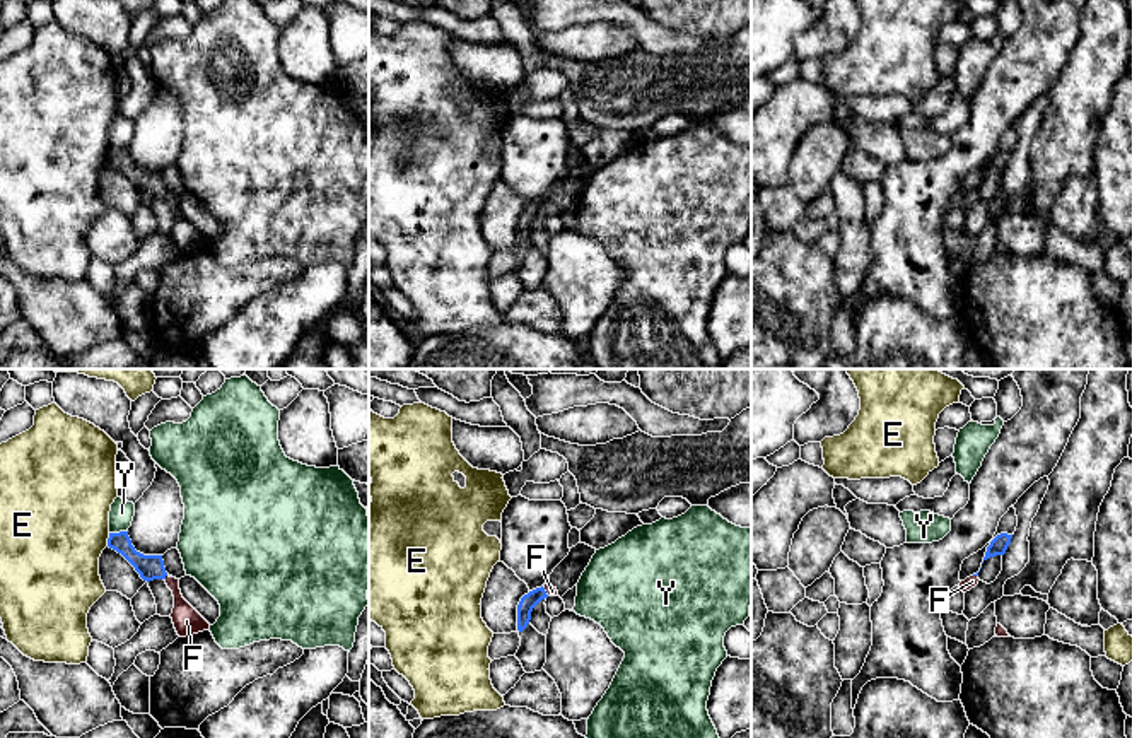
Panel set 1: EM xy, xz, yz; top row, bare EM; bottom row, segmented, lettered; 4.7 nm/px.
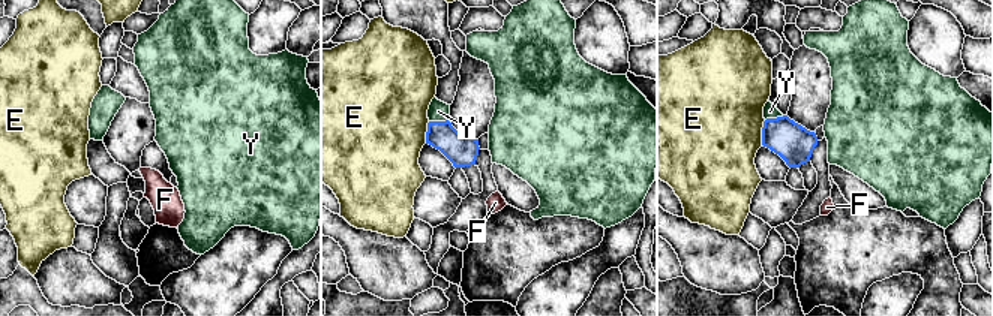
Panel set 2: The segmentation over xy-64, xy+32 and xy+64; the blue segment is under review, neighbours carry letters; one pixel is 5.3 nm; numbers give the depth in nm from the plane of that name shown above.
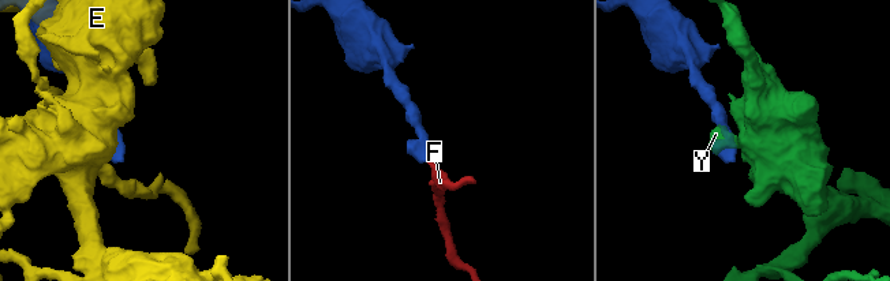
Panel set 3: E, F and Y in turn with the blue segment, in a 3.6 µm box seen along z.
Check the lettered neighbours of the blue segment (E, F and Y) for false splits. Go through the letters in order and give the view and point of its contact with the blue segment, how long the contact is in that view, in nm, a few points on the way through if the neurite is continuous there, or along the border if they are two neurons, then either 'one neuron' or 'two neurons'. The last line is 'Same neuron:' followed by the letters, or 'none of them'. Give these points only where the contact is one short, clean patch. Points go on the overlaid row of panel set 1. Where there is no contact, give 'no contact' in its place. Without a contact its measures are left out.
E: contact xy (108, 540); length 70 nm; two neurons
F: contact xy (164, 578); length 30 nm; way xy (151, 568), (164, 578), (175, 586), (186, 620); one neuron
Y: contact xy (120, 532); length 90 nm; border xy (127, 530), (110, 533); two neurons
Same neuron: F

